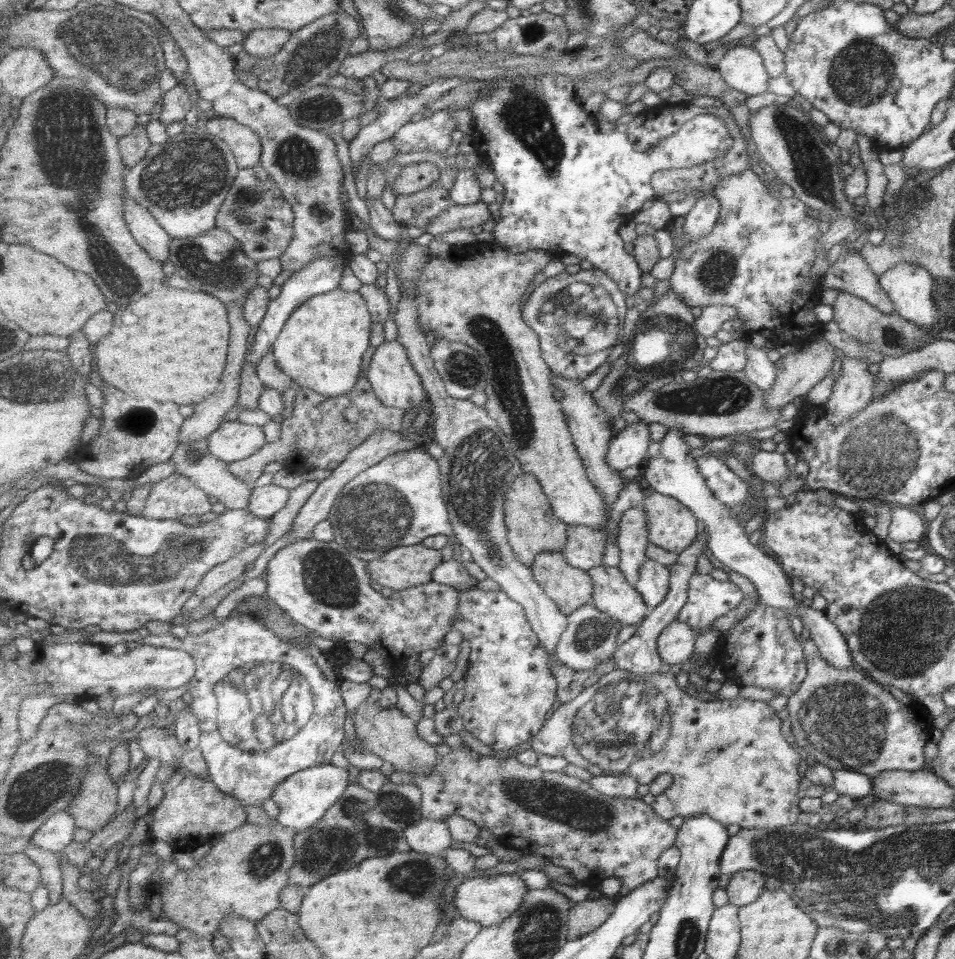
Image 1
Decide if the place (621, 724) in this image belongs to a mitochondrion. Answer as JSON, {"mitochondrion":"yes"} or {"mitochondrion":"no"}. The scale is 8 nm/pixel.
{"mitochondrion":"yes"}

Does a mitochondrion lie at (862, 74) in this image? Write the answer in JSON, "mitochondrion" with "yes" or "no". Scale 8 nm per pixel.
{"mitochondrion":"yes"}

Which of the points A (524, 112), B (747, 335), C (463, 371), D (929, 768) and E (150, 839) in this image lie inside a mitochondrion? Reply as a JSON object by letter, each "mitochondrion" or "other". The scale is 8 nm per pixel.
{"A":"mitochondrion","B":"other","C":"mitochondrion","D":"other","E":"other"}

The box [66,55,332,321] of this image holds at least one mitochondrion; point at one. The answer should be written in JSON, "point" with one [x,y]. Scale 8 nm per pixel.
{"point":[192,174]}

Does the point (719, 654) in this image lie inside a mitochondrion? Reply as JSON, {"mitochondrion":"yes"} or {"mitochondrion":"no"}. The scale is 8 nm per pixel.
{"mitochondrion":"no"}

